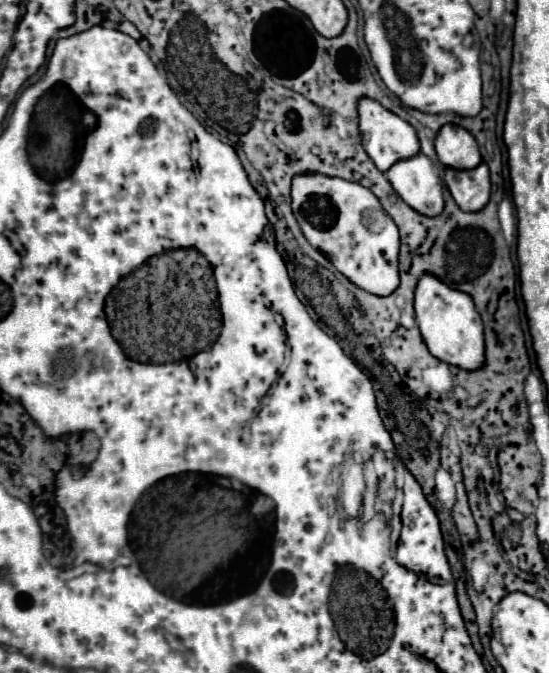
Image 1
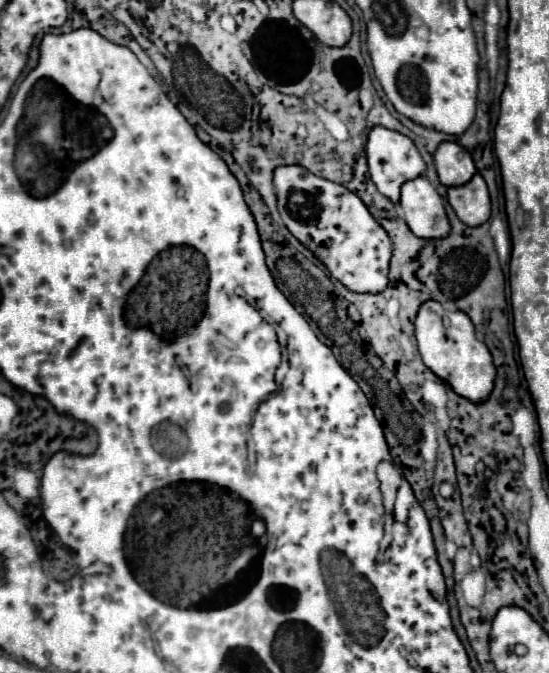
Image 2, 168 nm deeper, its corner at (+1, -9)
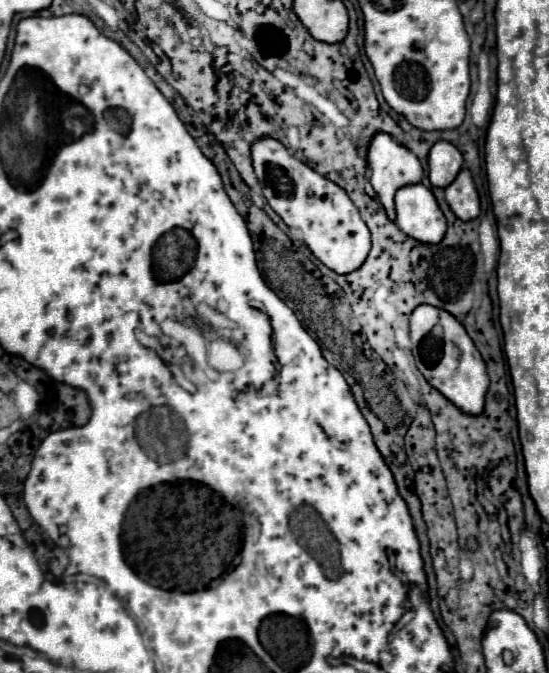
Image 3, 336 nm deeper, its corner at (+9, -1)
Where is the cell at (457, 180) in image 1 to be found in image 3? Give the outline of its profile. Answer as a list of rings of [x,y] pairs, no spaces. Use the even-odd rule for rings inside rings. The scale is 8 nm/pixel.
[[[463,168],[453,180],[453,184],[445,188],[445,200],[453,210],[453,214],[461,220],[473,220],[479,216],[481,212],[479,196],[477,196],[469,168]]]

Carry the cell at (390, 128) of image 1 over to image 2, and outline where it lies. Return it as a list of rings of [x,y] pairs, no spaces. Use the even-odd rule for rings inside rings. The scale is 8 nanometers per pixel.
[[[375,126],[369,132],[369,140],[367,140],[367,160],[369,160],[369,172],[371,172],[371,180],[375,182],[377,190],[387,196],[393,204],[399,204],[399,188],[413,178],[419,178],[425,172],[425,162],[419,154],[419,150],[415,148],[415,144],[393,130],[387,130],[383,126]]]

